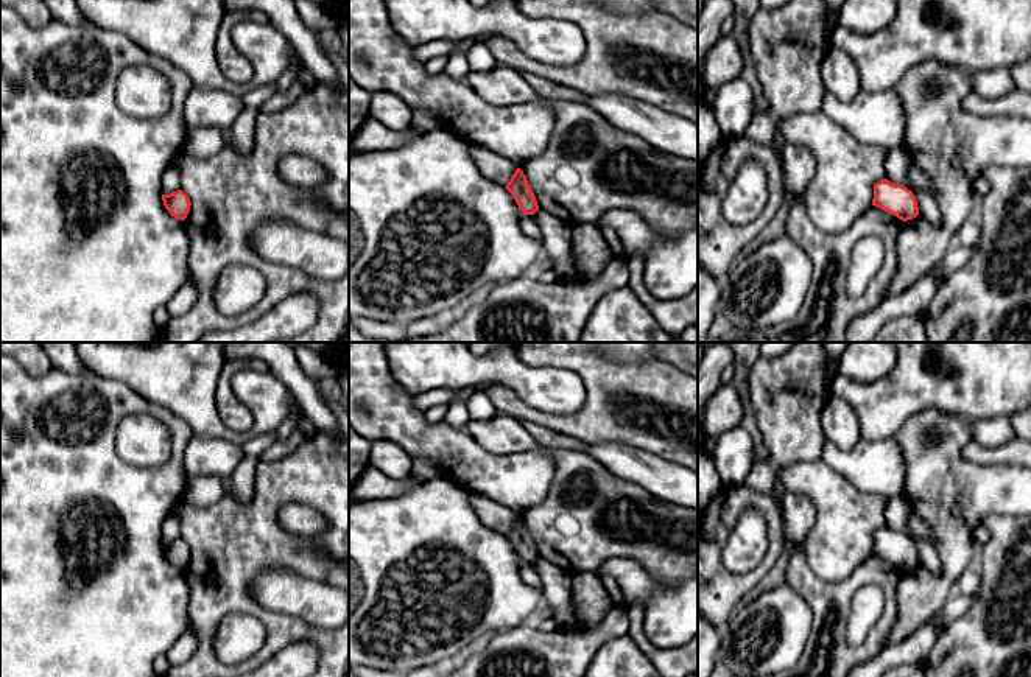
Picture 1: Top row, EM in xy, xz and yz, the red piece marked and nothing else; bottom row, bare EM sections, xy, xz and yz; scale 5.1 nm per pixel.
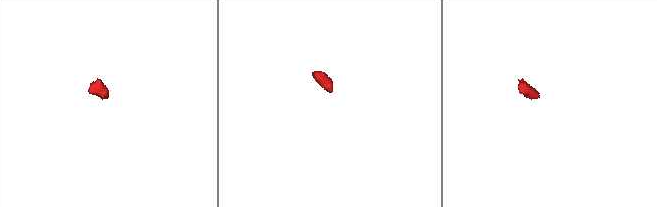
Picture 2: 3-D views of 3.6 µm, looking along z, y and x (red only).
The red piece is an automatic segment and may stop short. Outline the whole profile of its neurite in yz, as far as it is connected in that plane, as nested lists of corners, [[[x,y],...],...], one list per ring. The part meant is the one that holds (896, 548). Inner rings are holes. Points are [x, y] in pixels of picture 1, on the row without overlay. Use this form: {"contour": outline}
{"contour": [[[883,528],[874,534],[872,554],[897,565],[902,570],[919,563],[917,549],[911,538],[903,534],[894,534]]]}

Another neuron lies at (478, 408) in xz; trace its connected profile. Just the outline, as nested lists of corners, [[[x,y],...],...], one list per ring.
[[[475,391],[464,405],[467,420],[483,422],[495,417],[497,408],[484,391]]]

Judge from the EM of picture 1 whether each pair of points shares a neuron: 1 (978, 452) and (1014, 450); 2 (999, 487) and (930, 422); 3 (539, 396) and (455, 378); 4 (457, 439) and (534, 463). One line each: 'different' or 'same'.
1: same
2: same
3: same
4: same

